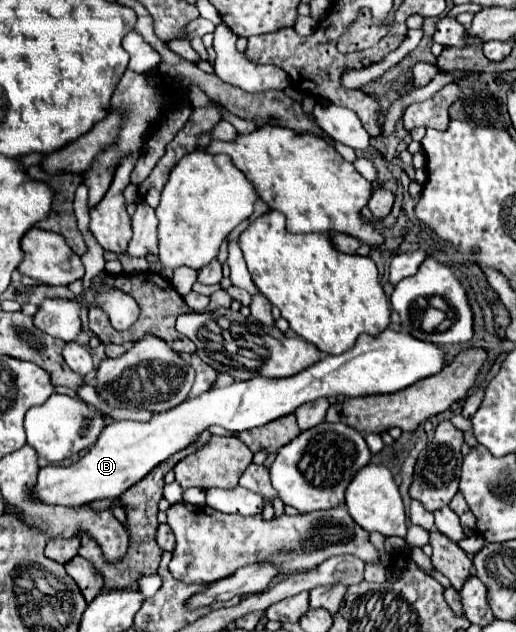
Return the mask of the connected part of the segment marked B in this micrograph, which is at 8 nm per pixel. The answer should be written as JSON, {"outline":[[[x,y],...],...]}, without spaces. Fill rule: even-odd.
{"outline":[[[386,329],[386,331],[378,333],[376,337],[360,335],[356,339],[356,345],[350,351],[344,351],[340,355],[326,355],[316,365],[308,367],[306,371],[300,371],[298,375],[284,377],[284,379],[252,377],[248,381],[236,381],[228,387],[210,389],[196,399],[188,399],[170,411],[154,415],[150,421],[114,421],[108,427],[104,427],[96,445],[92,445],[88,449],[88,453],[82,459],[78,459],[78,463],[42,467],[38,473],[38,483],[32,487],[32,497],[40,503],[62,505],[62,507],[80,507],[84,503],[98,501],[98,499],[116,499],[128,487],[132,487],[144,475],[148,475],[148,471],[152,471],[152,467],[156,467],[164,459],[168,459],[172,453],[190,445],[196,439],[196,435],[202,433],[210,425],[220,425],[228,431],[246,431],[252,427],[260,427],[272,419],[284,417],[284,415],[296,411],[302,403],[308,403],[308,401],[314,401],[320,397],[330,397],[330,395],[332,397],[340,397],[340,395],[342,397],[362,397],[362,395],[372,395],[372,393],[394,393],[394,391],[400,391],[428,375],[438,373],[442,369],[442,365],[444,365],[442,349],[432,343],[420,341],[420,339],[412,337],[410,333],[398,333],[398,331]]]}

